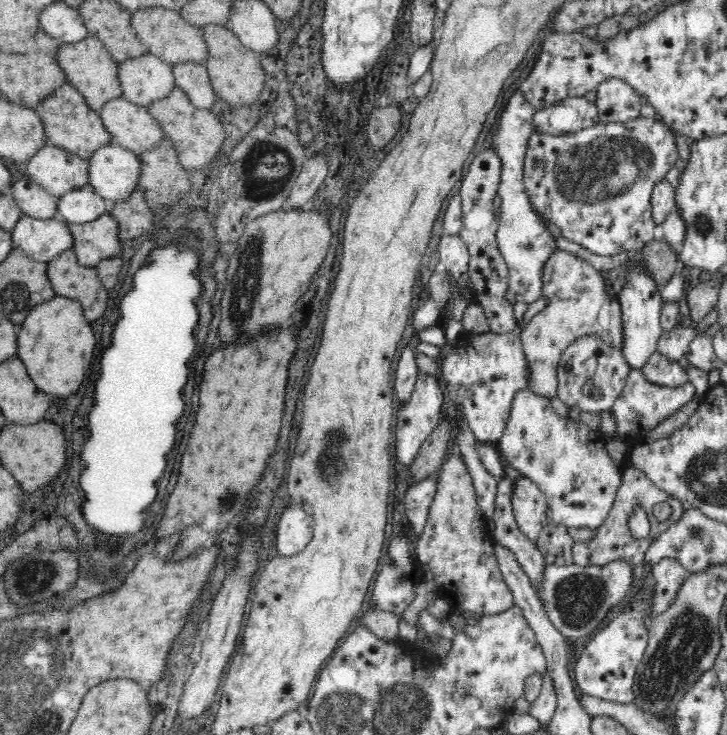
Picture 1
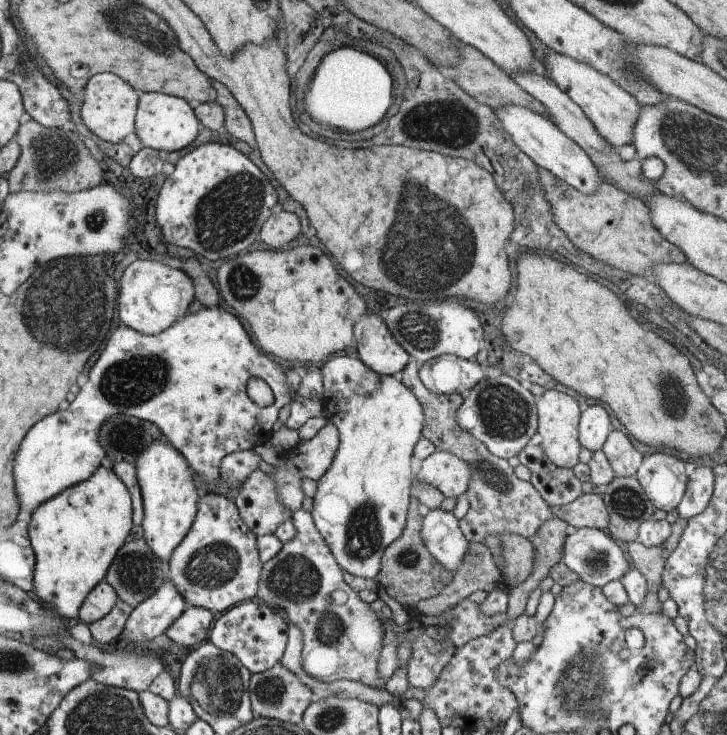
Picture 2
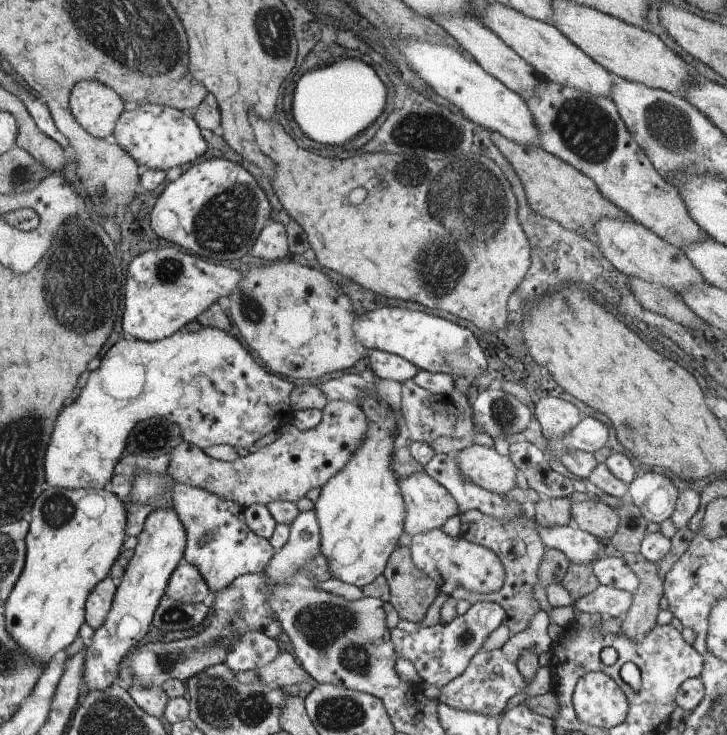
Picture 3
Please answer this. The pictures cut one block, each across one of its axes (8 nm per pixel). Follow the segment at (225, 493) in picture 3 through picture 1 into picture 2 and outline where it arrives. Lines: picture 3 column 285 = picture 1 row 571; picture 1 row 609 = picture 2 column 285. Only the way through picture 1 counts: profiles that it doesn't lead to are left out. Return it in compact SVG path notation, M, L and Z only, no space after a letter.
M328 420L324 428L312 440L300 441L294 448L281 453L282 466L275 466L274 473L269 476L280 492L280 504L284 504L284 508L288 508L292 513L299 510L305 496L302 492L302 480L306 480L306 478L310 478L310 480L322 479L330 470L338 448L339 428L336 428Z

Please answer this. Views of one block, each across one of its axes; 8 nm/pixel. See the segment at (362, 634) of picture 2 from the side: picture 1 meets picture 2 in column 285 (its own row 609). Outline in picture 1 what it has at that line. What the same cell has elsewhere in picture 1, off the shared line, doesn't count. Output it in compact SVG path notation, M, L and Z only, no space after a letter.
M614 561L606 566L547 565L542 582L534 588L550 622L562 636L576 642L596 630L611 608L622 604L630 592L632 569L625 561Z

